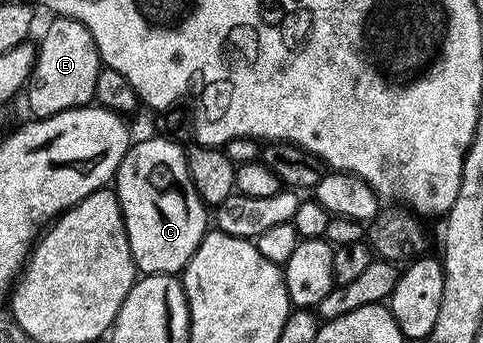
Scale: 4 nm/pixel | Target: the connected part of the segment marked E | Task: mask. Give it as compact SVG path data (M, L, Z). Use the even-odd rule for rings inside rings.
M56 17L54 21L43 34L43 43L38 43L35 72L25 94L31 116L37 120L90 107L95 102L101 69L99 48L93 48L89 28L75 19Z

